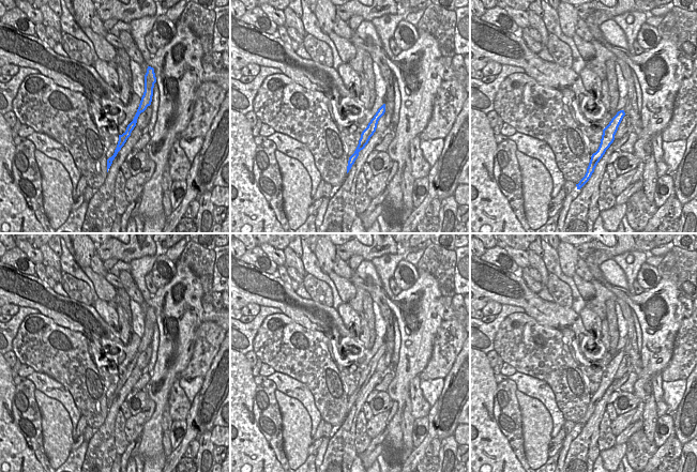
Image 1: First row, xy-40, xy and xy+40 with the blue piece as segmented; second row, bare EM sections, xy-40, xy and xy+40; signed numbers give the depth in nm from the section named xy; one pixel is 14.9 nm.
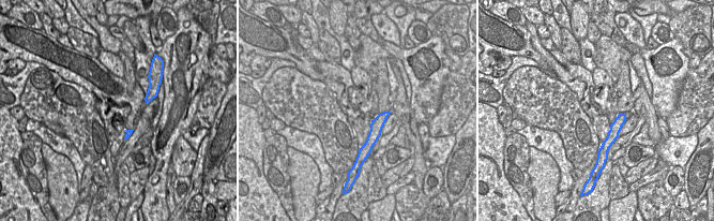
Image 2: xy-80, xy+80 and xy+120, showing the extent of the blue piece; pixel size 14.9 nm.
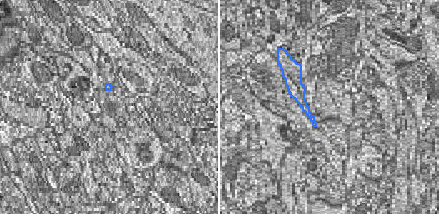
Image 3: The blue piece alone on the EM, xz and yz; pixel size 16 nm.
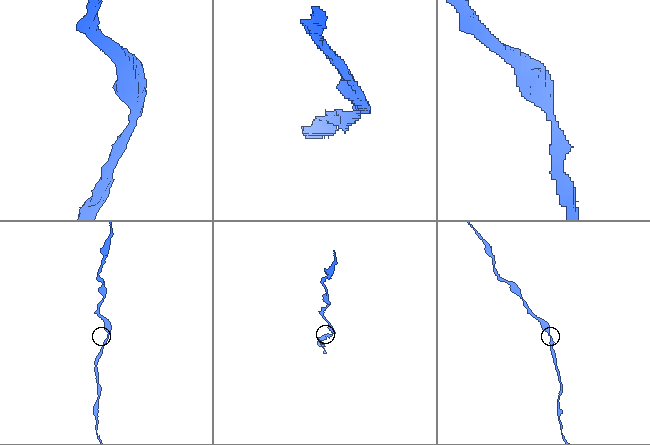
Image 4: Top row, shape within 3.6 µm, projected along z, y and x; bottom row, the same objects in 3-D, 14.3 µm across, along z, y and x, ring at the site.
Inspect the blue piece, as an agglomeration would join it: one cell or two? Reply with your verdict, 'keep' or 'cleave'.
keep

